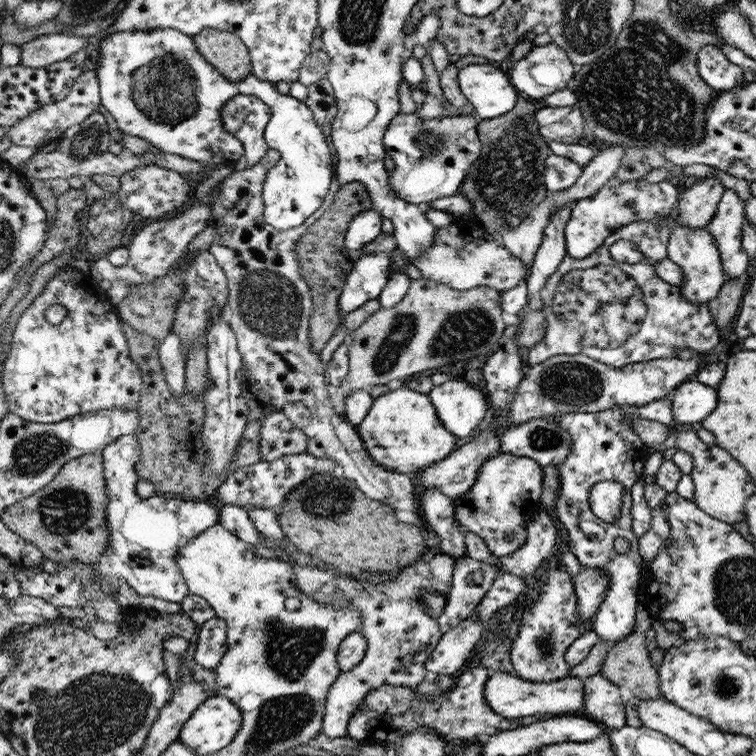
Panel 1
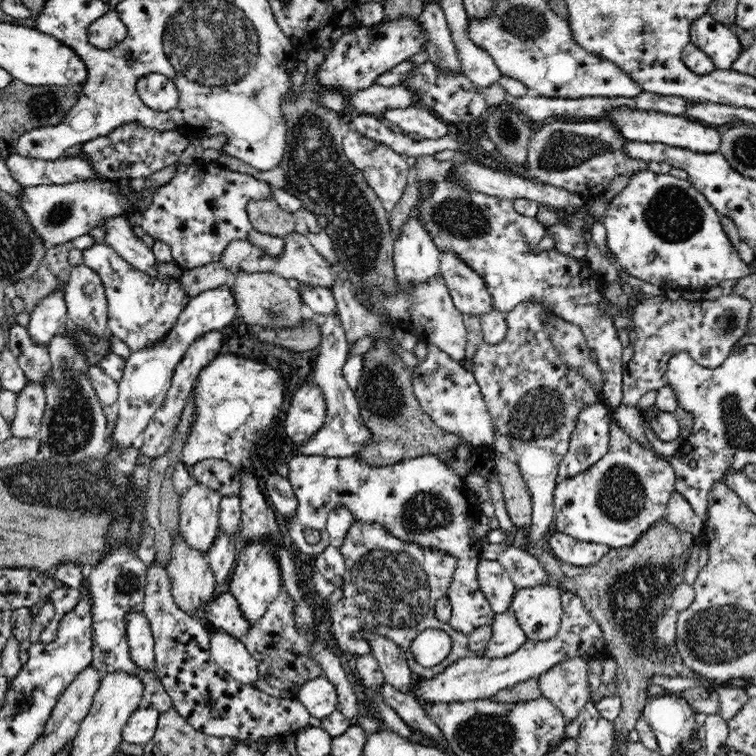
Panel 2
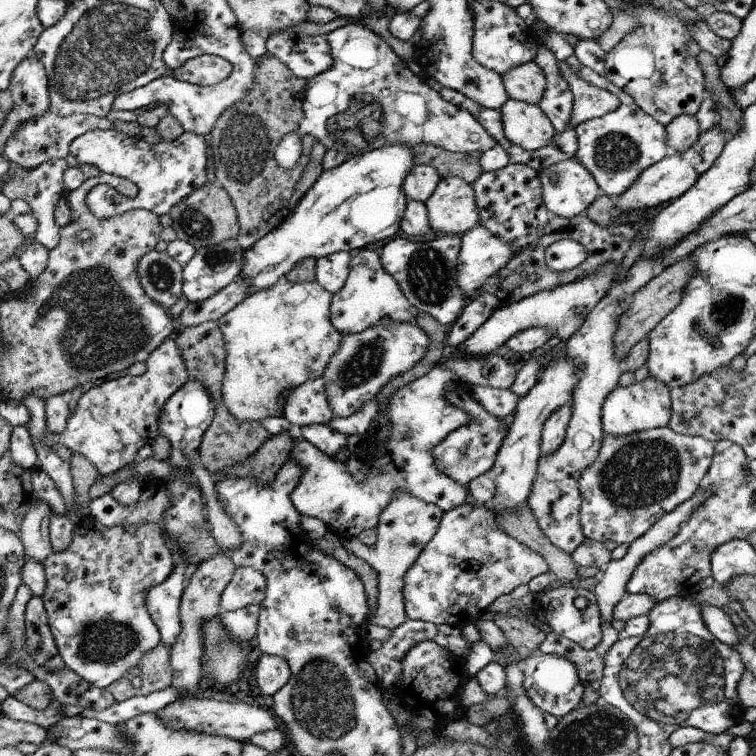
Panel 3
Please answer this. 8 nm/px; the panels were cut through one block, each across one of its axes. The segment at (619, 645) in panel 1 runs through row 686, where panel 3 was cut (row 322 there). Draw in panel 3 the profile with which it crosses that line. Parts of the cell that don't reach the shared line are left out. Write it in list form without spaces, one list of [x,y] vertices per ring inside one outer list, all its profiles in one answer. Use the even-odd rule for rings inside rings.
[[[680,259],[658,272],[646,286],[633,294],[632,306],[626,312],[628,322],[624,326],[619,324],[613,338],[615,356],[618,360],[623,362],[630,349],[642,339],[648,337],[649,332],[679,305],[683,290],[694,275],[695,262],[692,259]]]

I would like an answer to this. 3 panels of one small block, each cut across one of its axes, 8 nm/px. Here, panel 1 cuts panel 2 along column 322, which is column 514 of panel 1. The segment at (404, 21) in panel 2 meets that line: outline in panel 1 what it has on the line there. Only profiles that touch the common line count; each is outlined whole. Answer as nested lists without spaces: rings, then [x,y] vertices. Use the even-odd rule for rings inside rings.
[[[551,42],[544,46],[534,44],[525,57],[516,62],[508,61],[507,74],[518,92],[524,92],[530,100],[539,102],[545,96],[568,87],[576,69],[566,51]]]

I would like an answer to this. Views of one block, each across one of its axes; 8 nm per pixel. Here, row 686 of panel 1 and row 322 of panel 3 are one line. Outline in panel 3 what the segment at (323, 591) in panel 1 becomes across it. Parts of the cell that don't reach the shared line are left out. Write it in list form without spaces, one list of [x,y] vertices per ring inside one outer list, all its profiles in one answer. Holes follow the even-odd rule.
[[[364,247],[360,252],[352,257],[350,265],[350,274],[344,283],[344,286],[337,293],[332,295],[330,305],[330,320],[332,326],[341,335],[359,333],[365,328],[377,325],[384,317],[390,317],[391,321],[416,323],[418,310],[412,306],[405,294],[400,290],[398,283],[384,270],[380,262],[379,251],[374,251]]]

